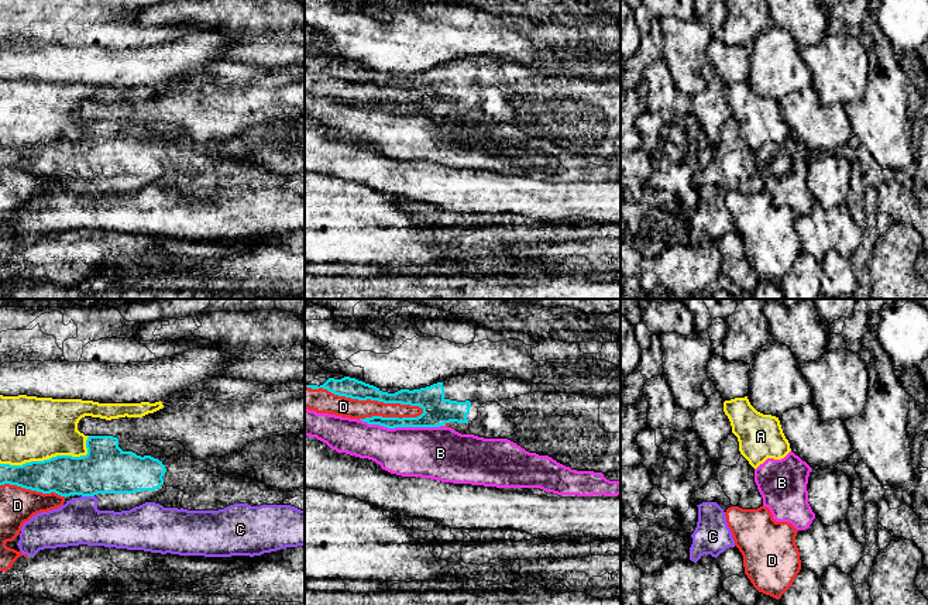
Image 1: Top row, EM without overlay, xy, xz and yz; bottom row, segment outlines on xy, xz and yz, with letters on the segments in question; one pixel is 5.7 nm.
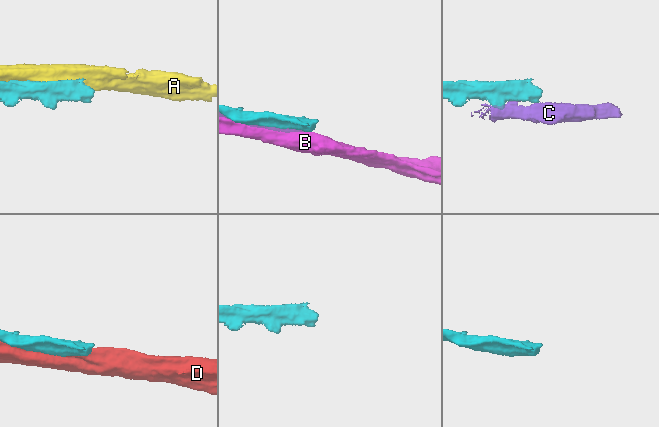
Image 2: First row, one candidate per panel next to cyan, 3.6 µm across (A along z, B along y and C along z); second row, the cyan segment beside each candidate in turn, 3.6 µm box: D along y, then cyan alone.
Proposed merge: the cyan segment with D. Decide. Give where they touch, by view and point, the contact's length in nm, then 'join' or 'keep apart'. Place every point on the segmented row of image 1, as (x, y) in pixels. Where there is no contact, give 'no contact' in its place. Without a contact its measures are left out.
xz (365, 399) | 700 nm | keep apart

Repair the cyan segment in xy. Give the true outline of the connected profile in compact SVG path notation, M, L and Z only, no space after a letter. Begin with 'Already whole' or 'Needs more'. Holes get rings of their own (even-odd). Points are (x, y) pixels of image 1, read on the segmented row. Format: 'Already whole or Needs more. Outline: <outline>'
Needs more. Outline: M89 436L86 440L87 454L80 457L56 456L44 461L31 461L23 465L0 464L0 485L10 484L25 489L51 494L55 492L65 498L63 505L72 498L96 496L99 511L130 511L145 502L155 502L164 508L183 508L188 511L219 511L234 503L248 503L251 506L261 505L291 505L305 511L305 487L292 489L279 489L257 482L248 477L238 474L227 474L213 468L207 463L183 456L185 447L179 441L164 441L158 439L147 440L152 446L162 450L162 456L154 458L151 456L137 456L133 451L123 451L118 447L118 439L113 436Z

